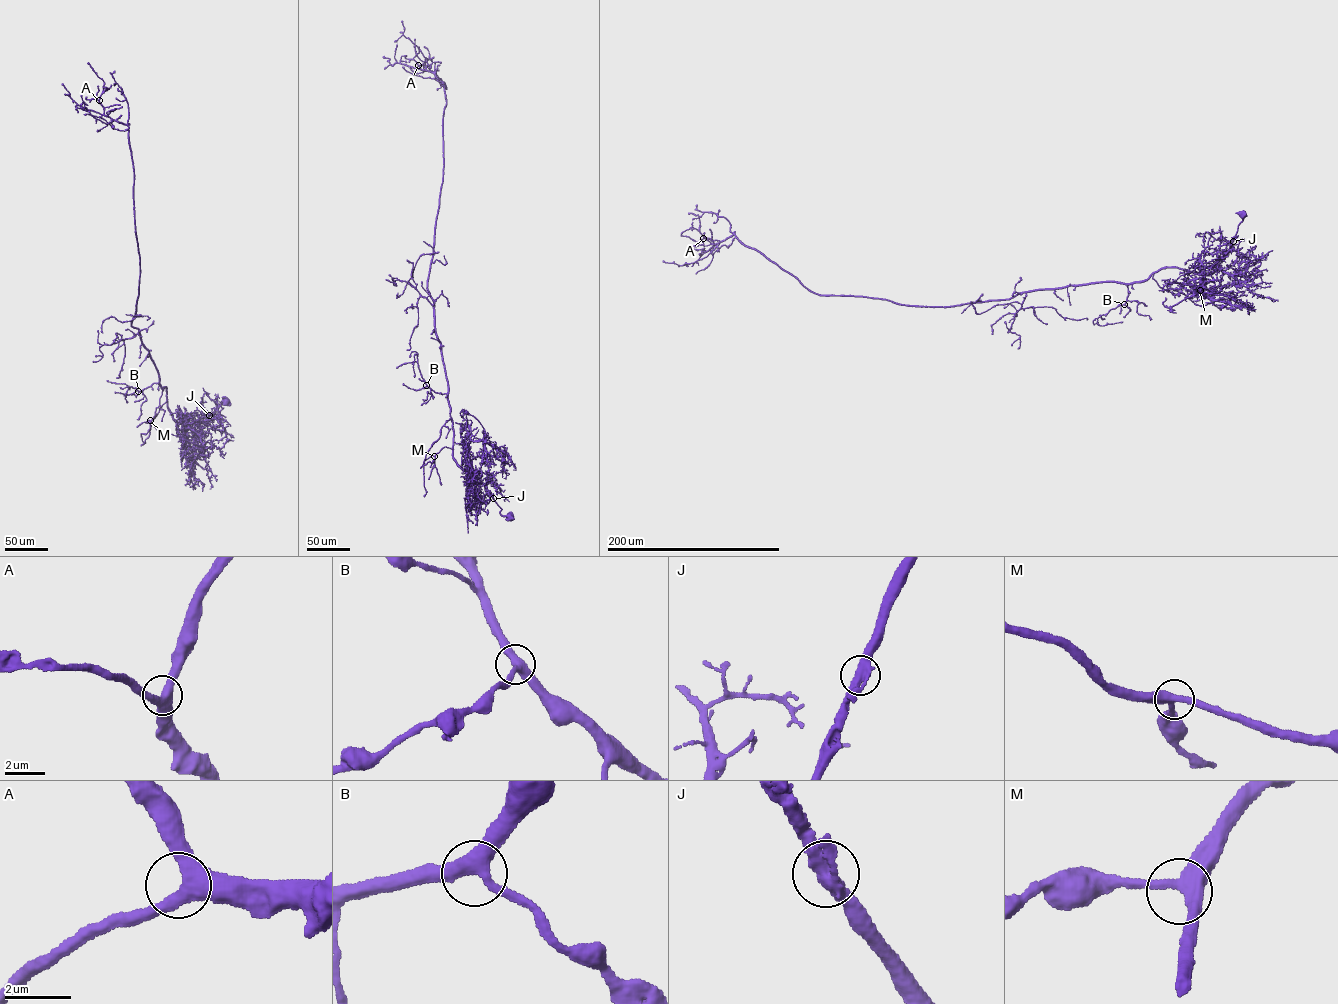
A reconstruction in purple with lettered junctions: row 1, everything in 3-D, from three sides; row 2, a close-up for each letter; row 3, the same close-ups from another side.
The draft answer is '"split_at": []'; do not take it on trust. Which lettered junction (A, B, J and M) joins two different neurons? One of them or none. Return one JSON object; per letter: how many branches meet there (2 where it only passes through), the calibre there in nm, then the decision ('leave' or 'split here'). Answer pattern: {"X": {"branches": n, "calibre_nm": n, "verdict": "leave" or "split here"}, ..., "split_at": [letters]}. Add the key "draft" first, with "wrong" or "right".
{"draft": "right", "A": {"branches": 3, "calibre_nm": 400, "verdict": "leave"}, "B": {"branches": 3, "calibre_nm": 400, "verdict": "leave"}, "J": {"branches": 3, "calibre_nm": 400, "verdict": "leave"}, "M": {"branches": 3, "calibre_nm": 360, "verdict": "leave"}, "split_at": []}

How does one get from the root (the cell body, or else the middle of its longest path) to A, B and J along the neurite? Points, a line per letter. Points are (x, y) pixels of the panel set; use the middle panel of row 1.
A: (510, 516), (453, 457), (448, 384), (427, 288), (446, 99), (435, 75), (418, 65)
B: (510, 516), (502, 515), (501, 508), (484, 485), (453, 457), (453, 430), (447, 394), (435, 392), (426, 385)
J: (510, 516), (502, 515), (501, 508), (493, 498)

